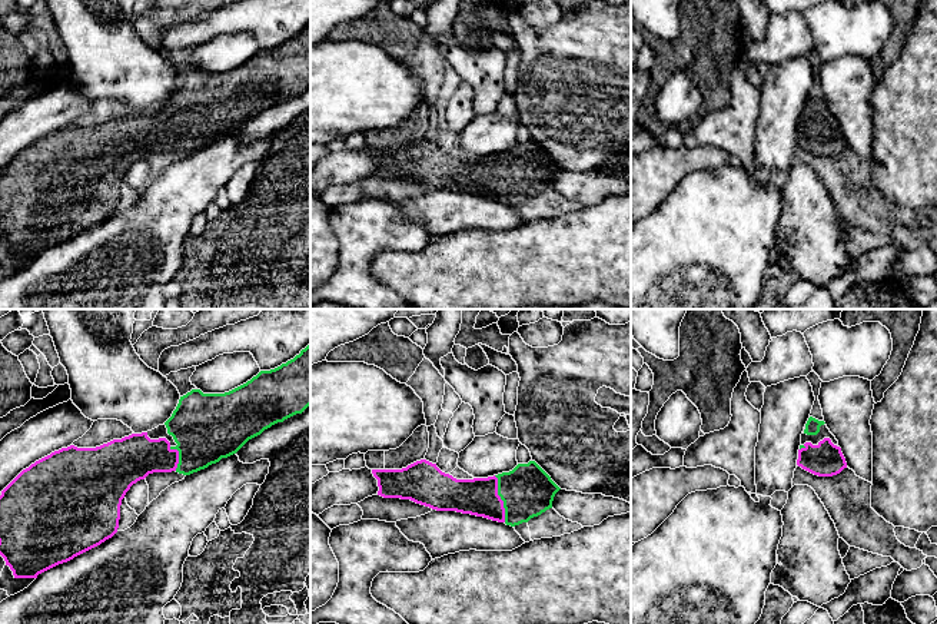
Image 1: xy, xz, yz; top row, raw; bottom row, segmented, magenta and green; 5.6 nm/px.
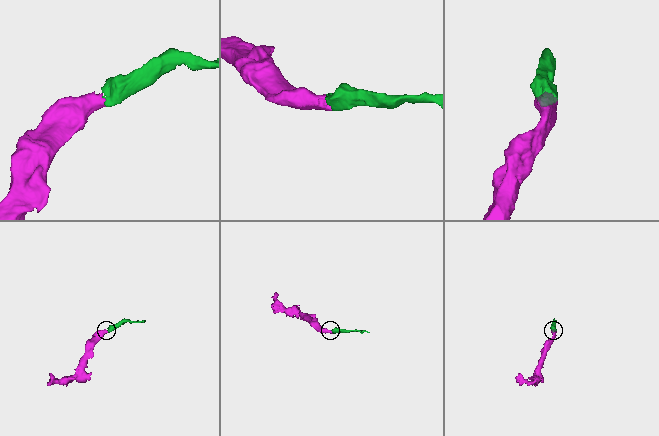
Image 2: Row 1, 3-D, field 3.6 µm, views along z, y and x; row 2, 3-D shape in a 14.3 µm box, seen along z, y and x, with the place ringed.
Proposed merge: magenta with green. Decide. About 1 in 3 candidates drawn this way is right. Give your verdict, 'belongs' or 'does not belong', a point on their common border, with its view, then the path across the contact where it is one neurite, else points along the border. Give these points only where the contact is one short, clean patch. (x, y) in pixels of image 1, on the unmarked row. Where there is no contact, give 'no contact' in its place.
belongs; contact xz (499, 178); way xz (478, 176), (499, 178), (517, 176), (527, 171)

